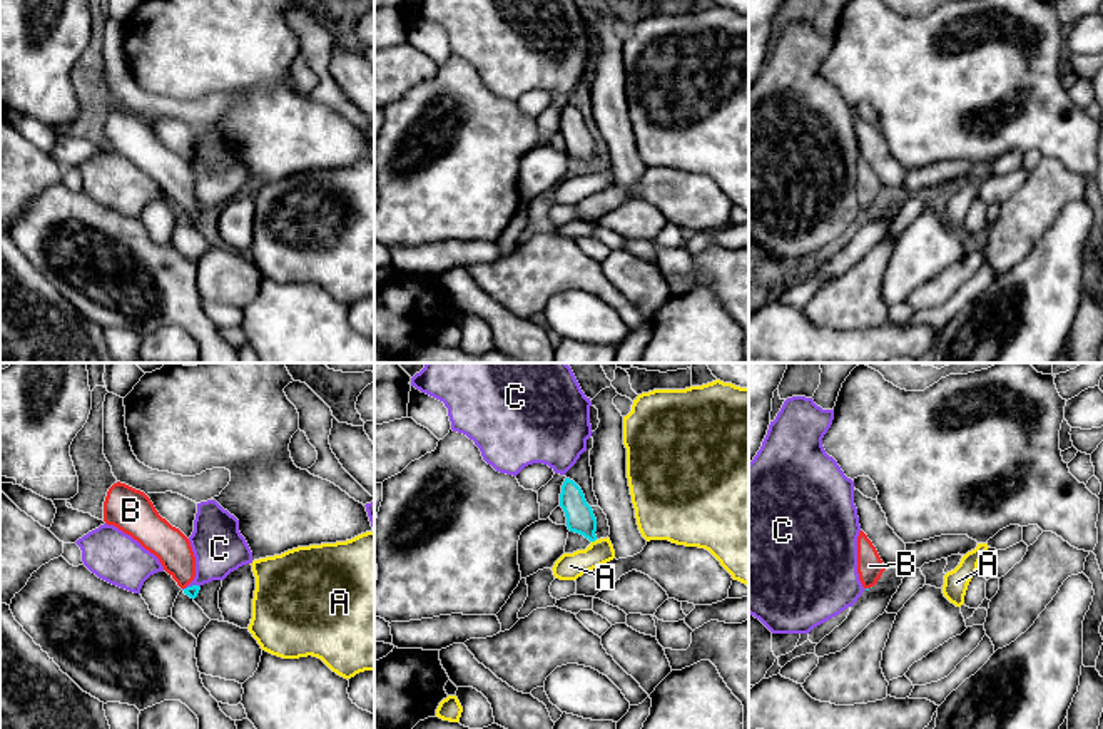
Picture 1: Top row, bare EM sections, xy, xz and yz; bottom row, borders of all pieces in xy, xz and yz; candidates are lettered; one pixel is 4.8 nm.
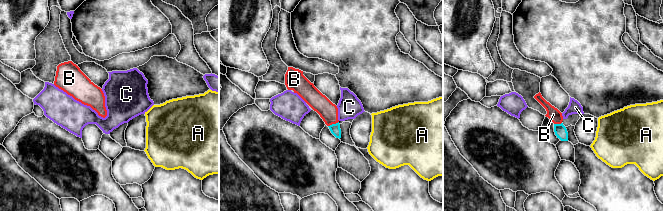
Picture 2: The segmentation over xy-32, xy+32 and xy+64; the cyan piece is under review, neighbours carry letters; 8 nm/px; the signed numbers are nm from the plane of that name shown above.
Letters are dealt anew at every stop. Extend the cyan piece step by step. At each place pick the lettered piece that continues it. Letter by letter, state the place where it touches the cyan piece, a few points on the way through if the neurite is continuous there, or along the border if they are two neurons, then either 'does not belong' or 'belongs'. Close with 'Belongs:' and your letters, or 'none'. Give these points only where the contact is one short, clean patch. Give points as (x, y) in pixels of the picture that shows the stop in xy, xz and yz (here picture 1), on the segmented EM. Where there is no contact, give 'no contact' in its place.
A: contact xz (594, 540); does not belong
B: contact yz (868, 589); way yz (866, 589), (868, 589), (869, 565); belongs
C: contact xy (193, 586); does not belong
Belongs: B

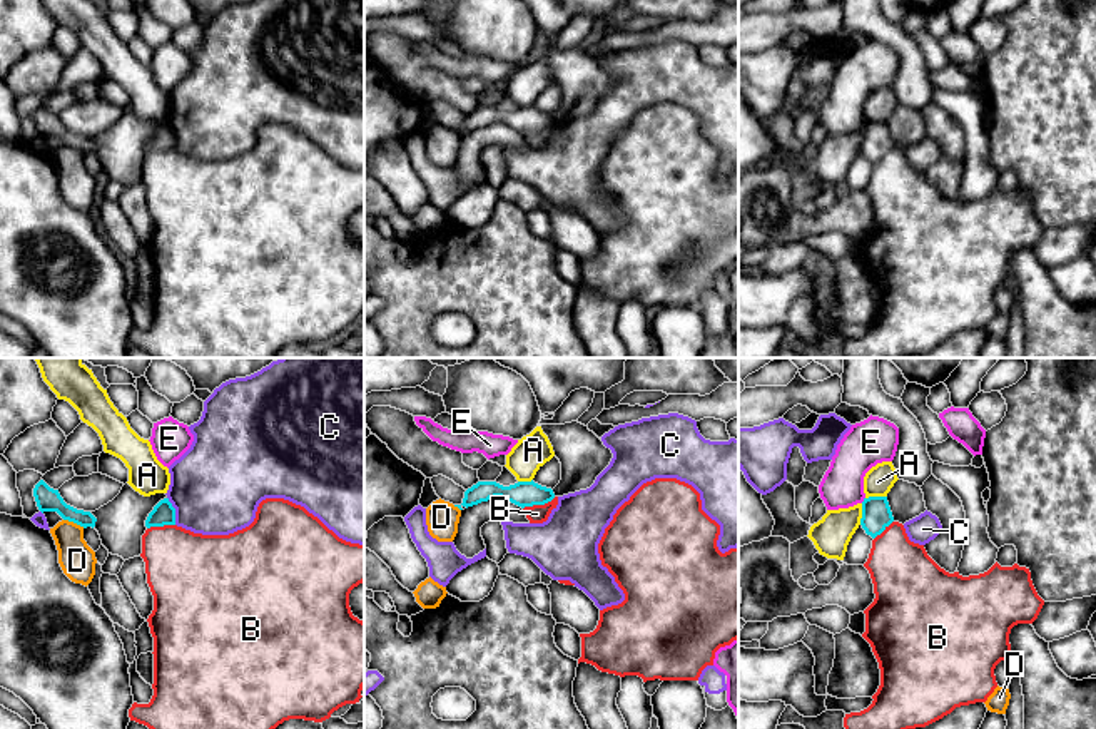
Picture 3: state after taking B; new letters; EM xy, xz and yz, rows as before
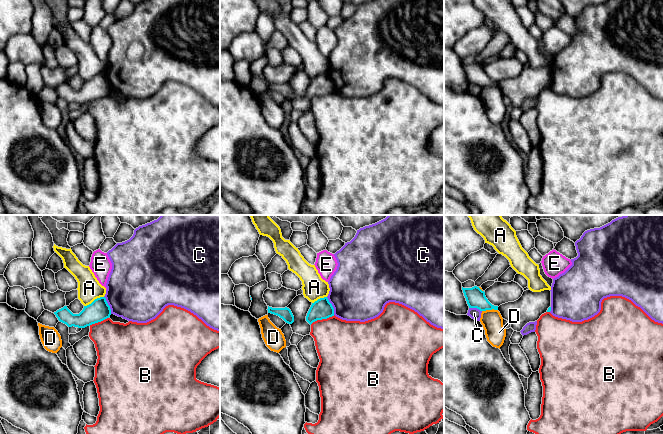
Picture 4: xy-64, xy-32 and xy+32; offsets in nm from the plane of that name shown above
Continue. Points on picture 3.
A: contact yz (876, 497); border yz (886, 495), (869, 495), (866, 499); does not belong
B: contact xz (538, 504); border xz (555, 497), (523, 509); does not belong
C: contact xy (174, 510); does not belong
D: contact xy (74, 522); border xy (64, 519), (84, 527); does not belong
E: contact yz (864, 500); border yz (864, 497), (861, 502); does not belong
Belongs: none

